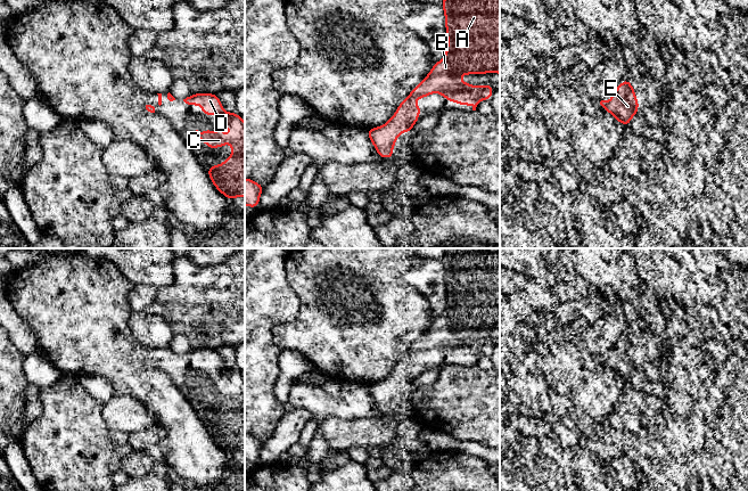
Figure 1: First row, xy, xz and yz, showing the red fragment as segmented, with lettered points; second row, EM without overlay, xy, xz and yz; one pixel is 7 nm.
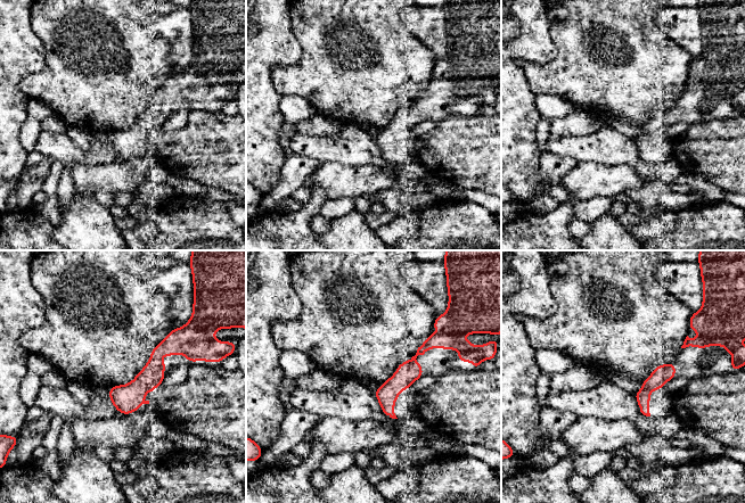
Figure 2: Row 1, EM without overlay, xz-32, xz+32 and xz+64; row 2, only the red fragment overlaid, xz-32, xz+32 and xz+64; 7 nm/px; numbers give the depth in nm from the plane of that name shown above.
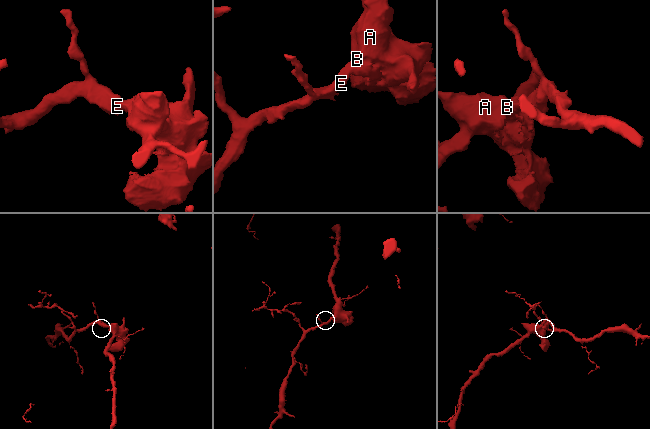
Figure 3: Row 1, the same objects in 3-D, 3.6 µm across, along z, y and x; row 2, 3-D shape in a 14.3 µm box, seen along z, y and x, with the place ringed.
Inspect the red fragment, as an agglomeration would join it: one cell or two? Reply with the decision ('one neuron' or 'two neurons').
one neuron

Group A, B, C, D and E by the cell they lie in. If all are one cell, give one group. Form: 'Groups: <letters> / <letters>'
Groups: A B C D E

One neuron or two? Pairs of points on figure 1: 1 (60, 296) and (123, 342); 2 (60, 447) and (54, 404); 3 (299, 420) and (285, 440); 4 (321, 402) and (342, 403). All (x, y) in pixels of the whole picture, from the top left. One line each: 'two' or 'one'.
1: one
2: one
3: one
4: one

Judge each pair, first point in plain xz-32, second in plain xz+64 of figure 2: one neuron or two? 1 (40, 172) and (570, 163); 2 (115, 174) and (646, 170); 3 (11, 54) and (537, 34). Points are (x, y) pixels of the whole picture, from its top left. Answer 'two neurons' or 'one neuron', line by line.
1: one neuron
2: two neurons
3: one neuron

